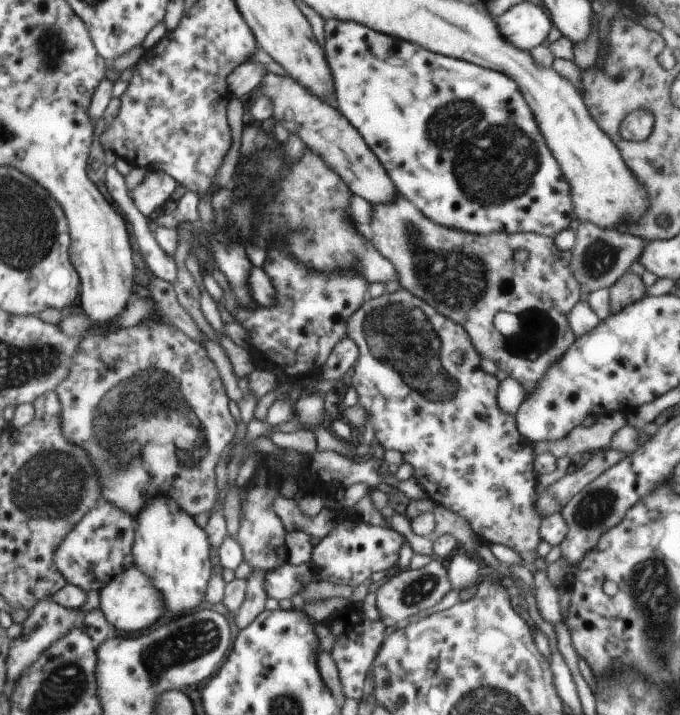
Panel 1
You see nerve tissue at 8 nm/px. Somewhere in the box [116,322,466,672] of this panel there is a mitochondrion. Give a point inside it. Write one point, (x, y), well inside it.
(417, 590)

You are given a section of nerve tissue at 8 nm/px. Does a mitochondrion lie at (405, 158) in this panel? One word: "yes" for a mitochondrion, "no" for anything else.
no

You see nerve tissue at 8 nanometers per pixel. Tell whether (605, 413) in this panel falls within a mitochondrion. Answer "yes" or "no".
no

